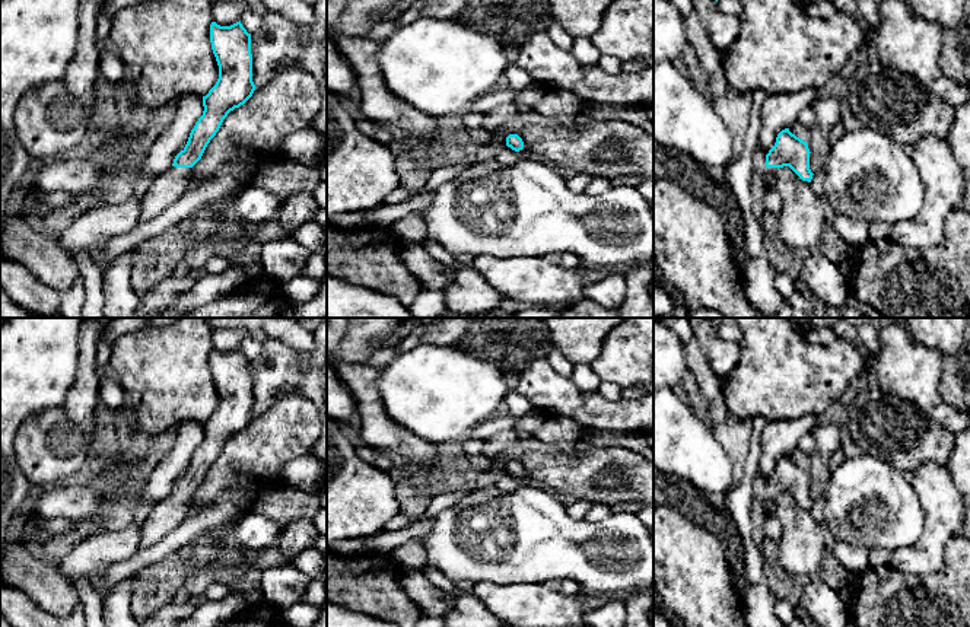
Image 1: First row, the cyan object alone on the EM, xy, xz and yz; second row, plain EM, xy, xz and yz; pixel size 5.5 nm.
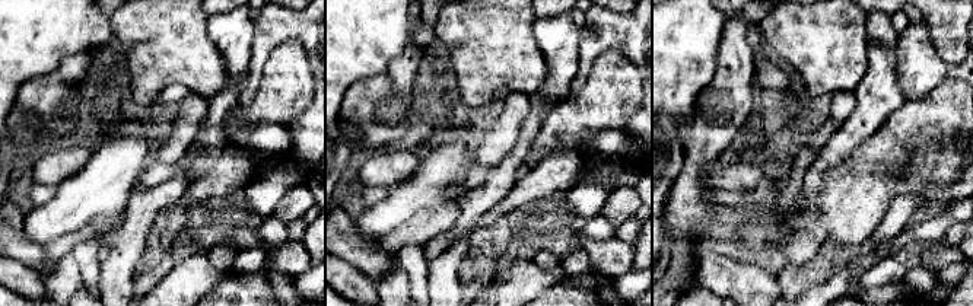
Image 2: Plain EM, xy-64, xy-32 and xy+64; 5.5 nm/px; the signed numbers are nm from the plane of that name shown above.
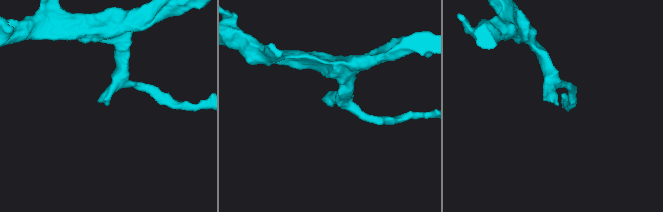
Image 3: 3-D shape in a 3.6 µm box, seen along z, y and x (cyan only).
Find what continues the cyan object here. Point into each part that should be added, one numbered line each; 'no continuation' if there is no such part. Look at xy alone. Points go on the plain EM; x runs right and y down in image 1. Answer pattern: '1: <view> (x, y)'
1: xy (168, 513)

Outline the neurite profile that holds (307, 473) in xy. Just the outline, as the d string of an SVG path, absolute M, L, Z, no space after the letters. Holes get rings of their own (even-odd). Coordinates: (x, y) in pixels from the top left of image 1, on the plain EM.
M311 455L299 456L284 464L280 480L308 493L327 488L327 467Z

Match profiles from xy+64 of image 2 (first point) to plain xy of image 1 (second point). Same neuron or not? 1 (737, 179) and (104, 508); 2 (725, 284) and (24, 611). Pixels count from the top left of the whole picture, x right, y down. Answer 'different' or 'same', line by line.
1: different
2: different

